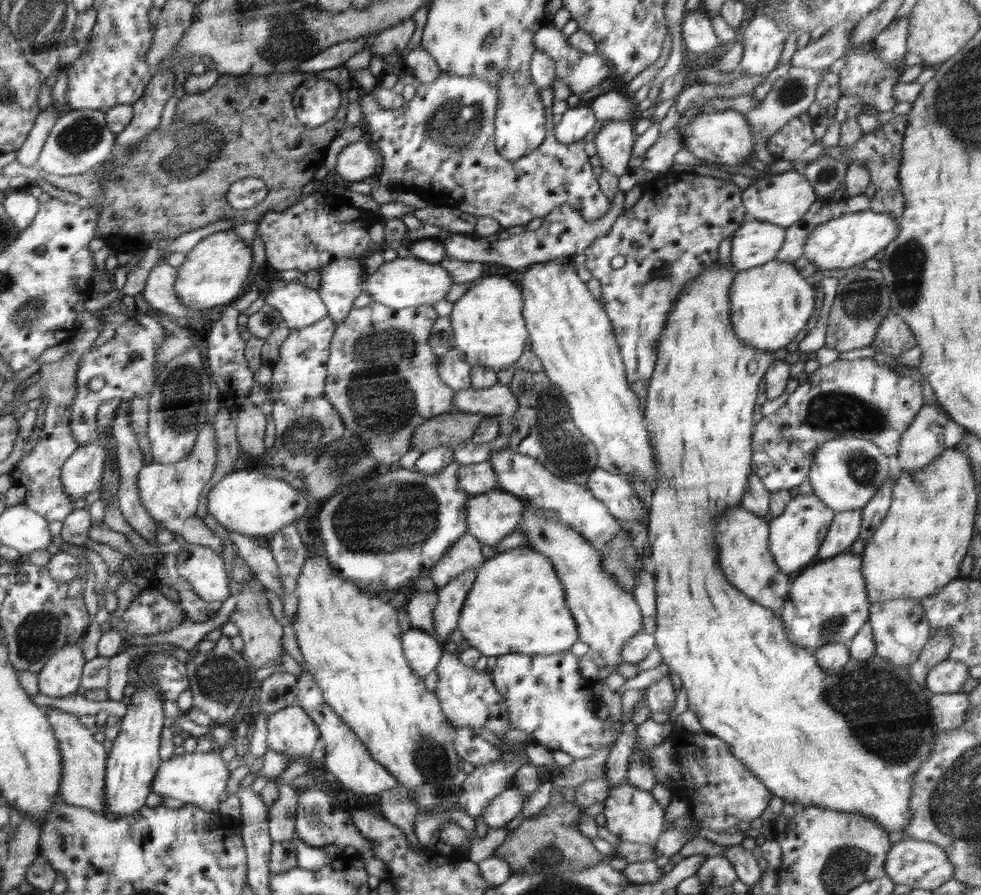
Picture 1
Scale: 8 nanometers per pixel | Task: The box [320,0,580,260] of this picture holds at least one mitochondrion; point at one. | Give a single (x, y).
(452, 126)

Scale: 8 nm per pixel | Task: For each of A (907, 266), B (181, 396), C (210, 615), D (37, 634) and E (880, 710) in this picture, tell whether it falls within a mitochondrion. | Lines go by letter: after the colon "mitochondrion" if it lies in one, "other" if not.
A: mitochondrion
B: mitochondrion
C: other
D: mitochondrion
E: mitochondrion

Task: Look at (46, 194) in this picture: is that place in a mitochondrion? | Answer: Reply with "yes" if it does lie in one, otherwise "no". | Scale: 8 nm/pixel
no

